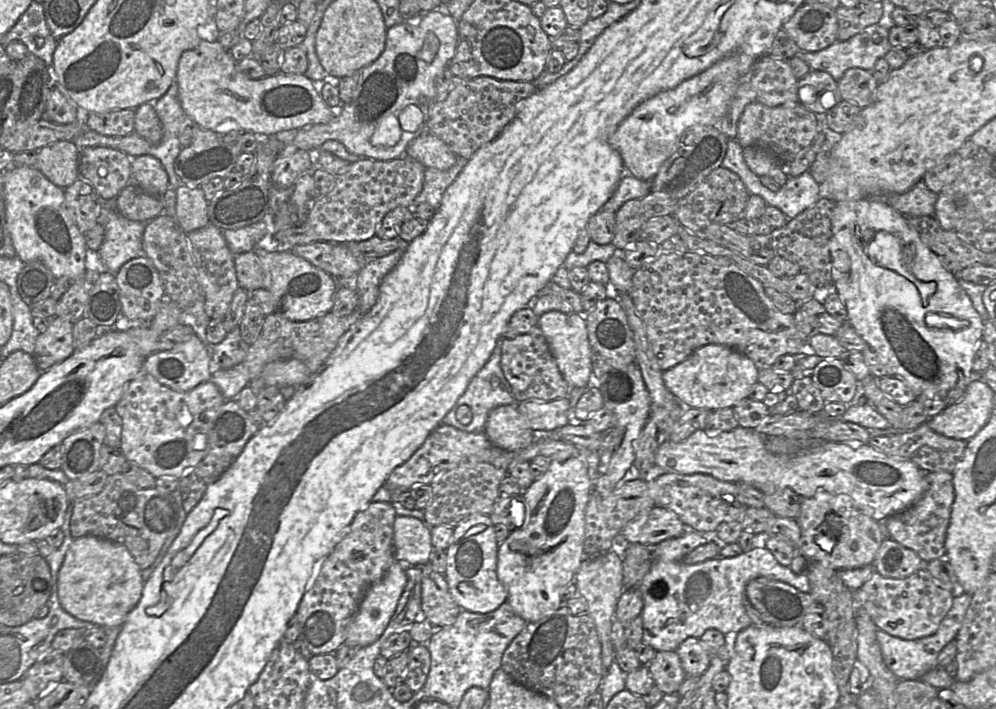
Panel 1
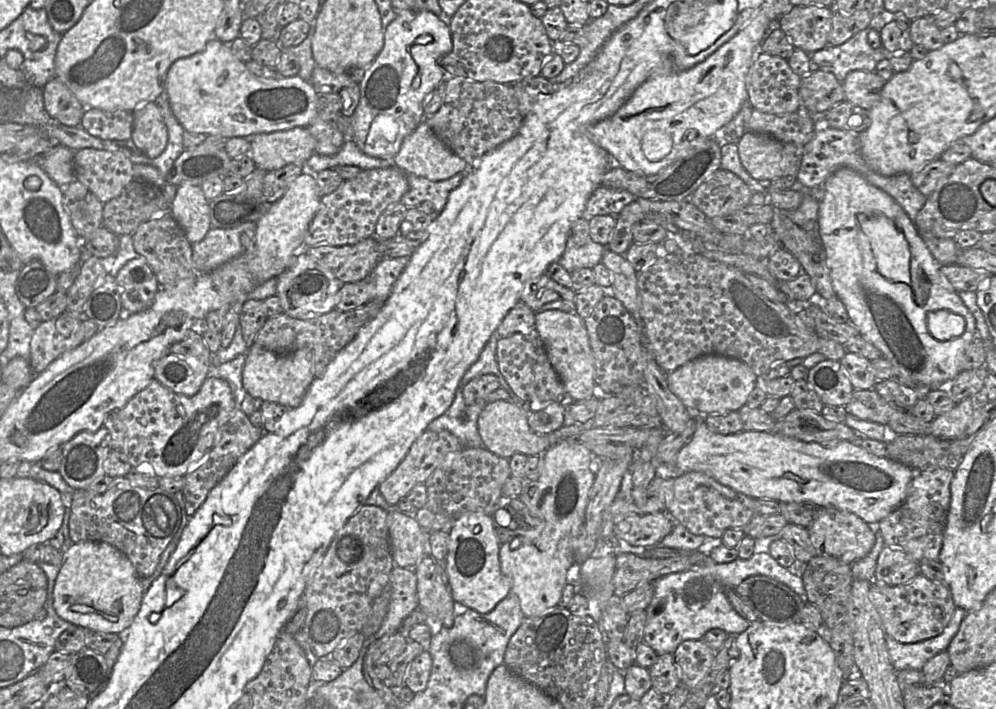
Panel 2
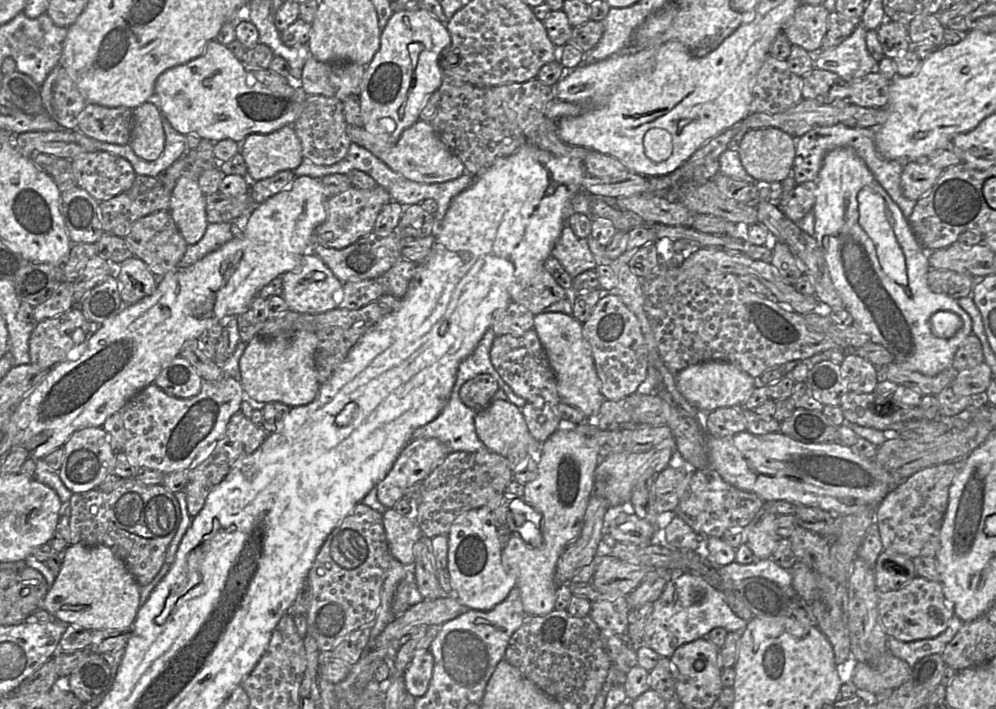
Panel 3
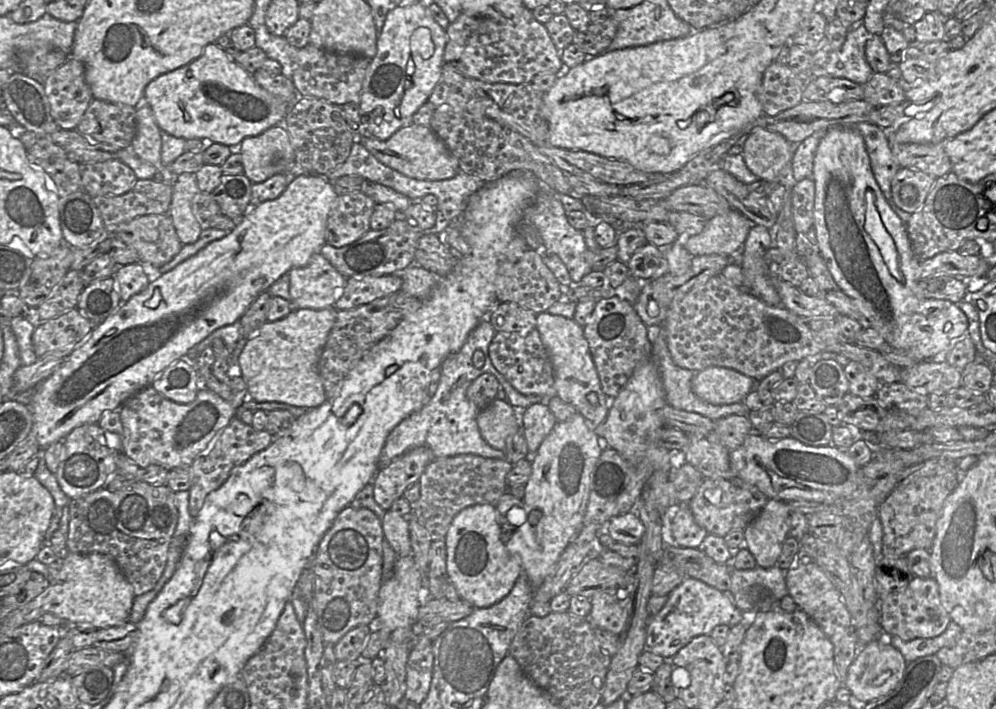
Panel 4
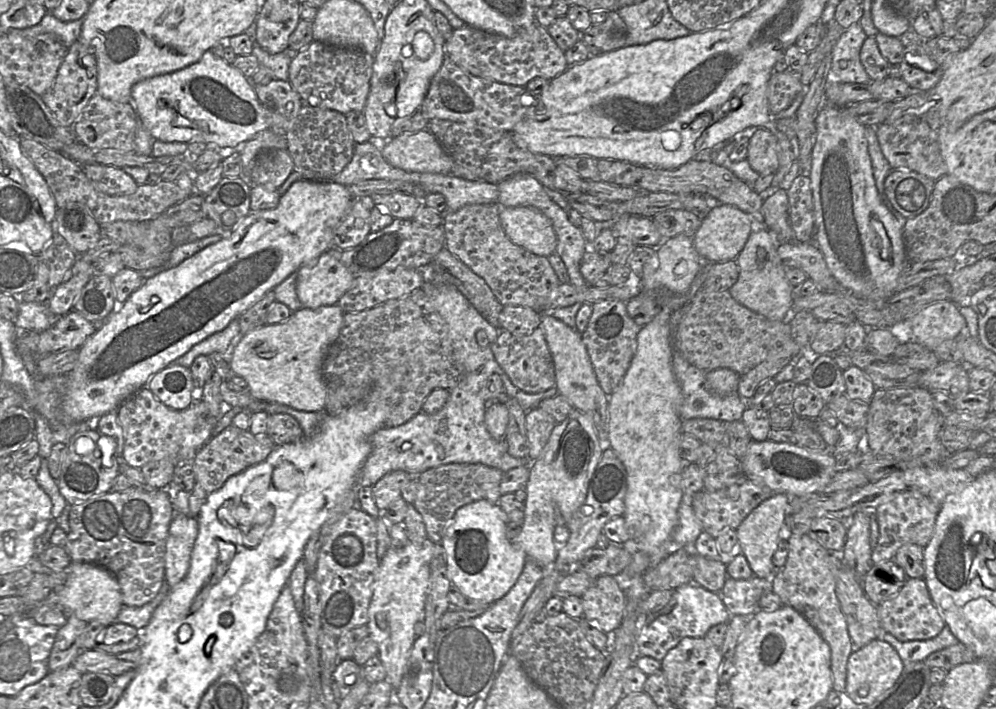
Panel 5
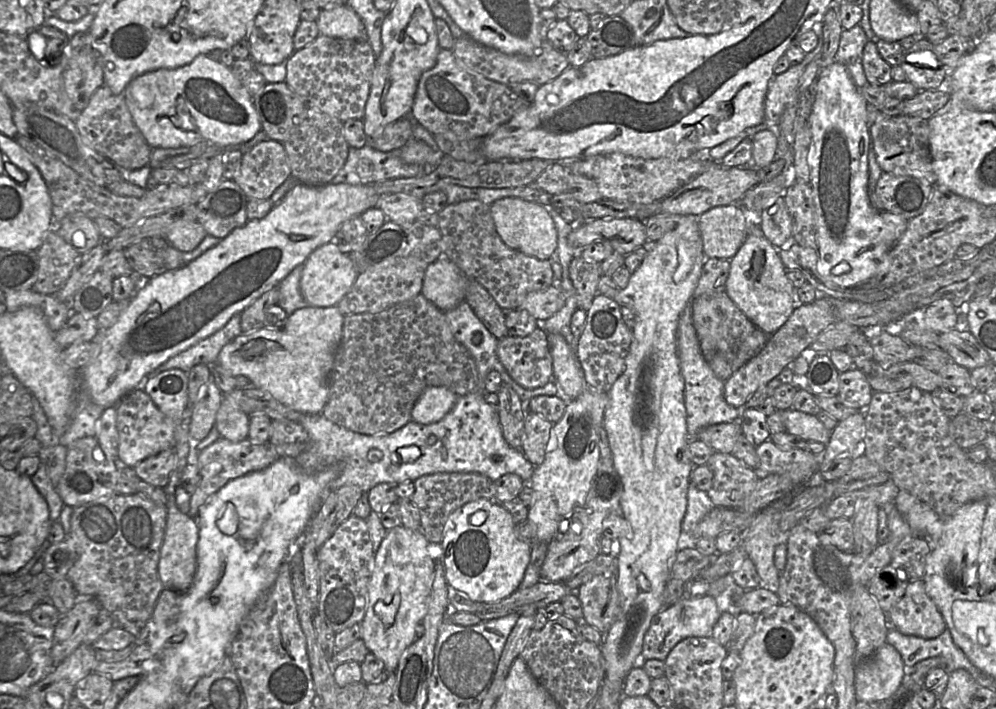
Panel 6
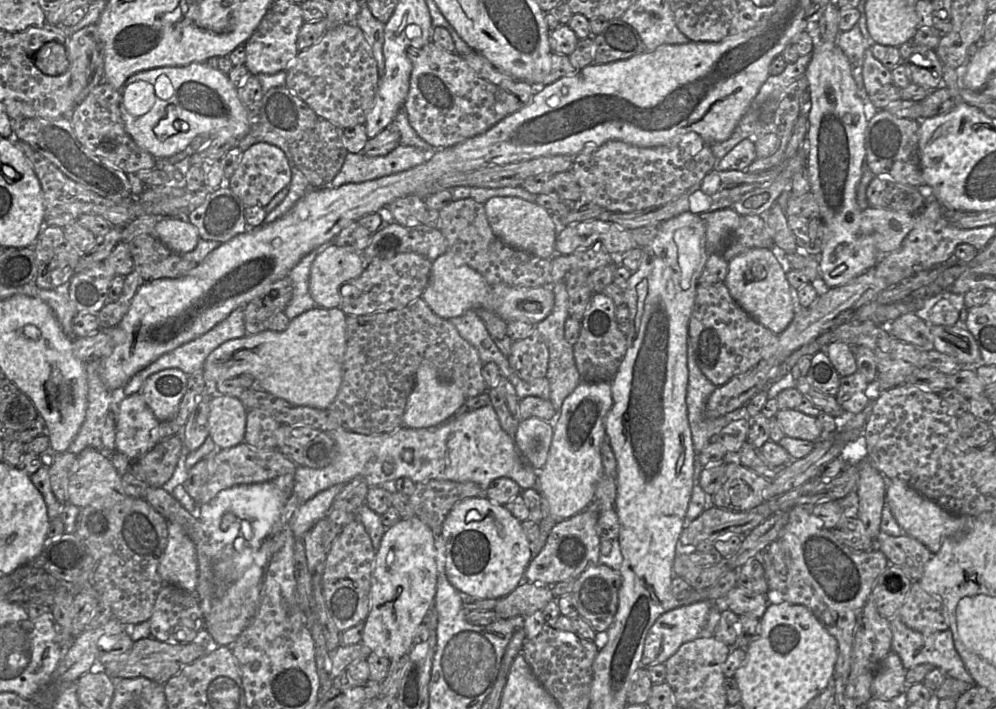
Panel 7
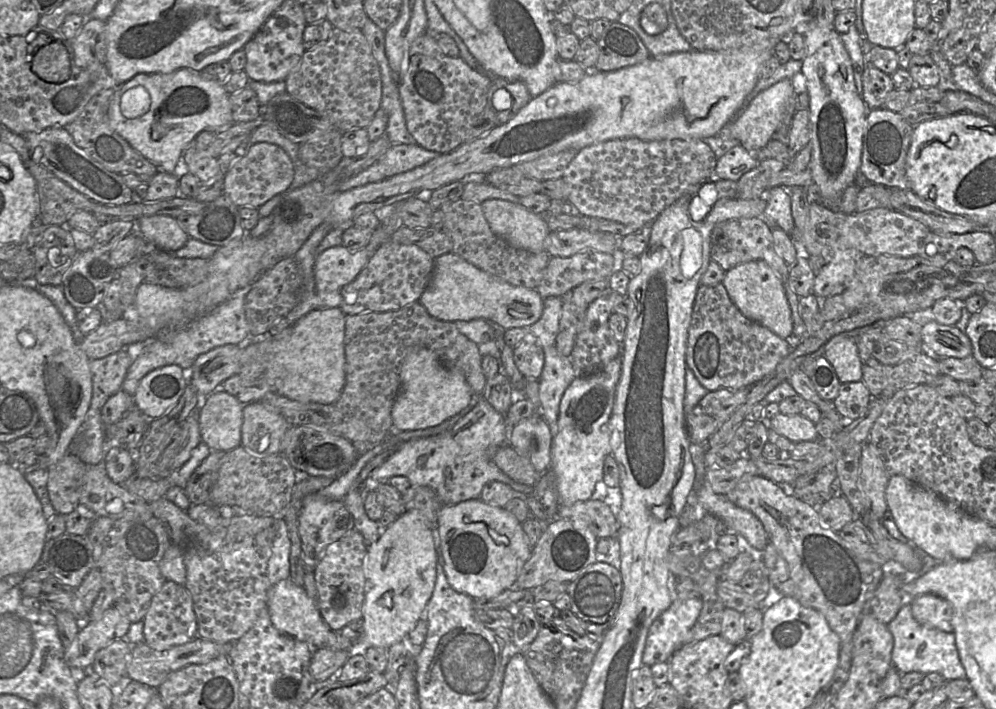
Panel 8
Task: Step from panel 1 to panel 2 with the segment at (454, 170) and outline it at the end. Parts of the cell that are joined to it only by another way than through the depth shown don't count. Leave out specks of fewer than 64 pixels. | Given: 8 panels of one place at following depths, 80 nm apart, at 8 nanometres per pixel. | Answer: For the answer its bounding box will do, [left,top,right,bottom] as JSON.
[400,173,465,221]

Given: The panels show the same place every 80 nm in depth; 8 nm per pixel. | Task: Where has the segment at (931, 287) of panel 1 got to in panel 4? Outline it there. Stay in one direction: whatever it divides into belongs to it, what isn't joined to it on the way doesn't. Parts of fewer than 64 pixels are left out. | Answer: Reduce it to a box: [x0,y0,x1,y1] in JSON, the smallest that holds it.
[811,127,969,362]

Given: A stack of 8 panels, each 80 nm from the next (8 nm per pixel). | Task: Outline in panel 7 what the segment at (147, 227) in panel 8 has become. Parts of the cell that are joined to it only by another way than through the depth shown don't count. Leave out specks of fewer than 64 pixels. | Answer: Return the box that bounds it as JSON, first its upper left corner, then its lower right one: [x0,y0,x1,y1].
[153,217,200,254]

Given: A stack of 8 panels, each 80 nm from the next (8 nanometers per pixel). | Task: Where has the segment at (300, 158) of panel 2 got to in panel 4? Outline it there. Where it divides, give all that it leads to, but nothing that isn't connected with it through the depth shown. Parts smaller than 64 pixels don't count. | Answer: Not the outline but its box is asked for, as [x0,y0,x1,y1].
[241,125,296,184]

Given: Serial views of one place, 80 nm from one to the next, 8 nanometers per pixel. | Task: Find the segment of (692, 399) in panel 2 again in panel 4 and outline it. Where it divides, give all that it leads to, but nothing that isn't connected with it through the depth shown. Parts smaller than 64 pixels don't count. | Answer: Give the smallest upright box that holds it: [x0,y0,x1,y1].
[692,366,754,405]

